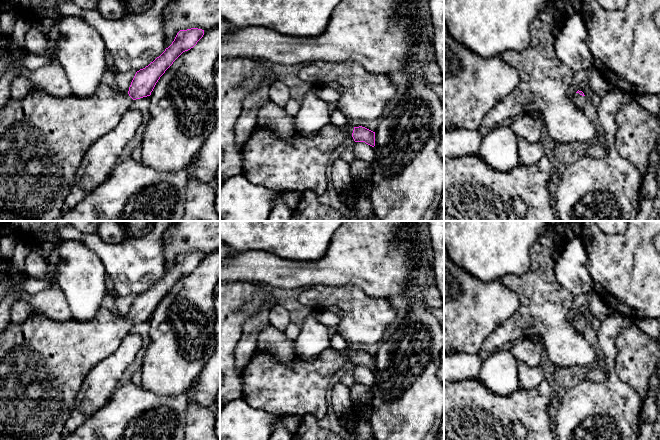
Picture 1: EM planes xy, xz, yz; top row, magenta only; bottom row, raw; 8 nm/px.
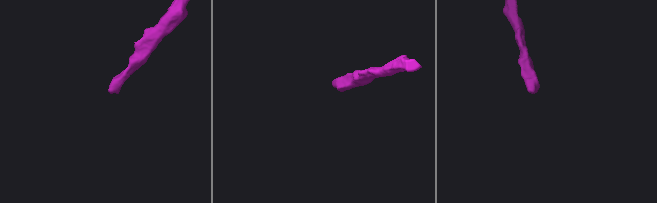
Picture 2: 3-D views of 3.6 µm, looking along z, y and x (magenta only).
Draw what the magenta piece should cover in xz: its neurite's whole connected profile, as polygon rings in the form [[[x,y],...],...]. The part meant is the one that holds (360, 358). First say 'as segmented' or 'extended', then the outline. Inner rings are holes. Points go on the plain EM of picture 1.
extended; [[[330,347],[311,361],[304,361],[296,356],[294,362],[288,366],[278,362],[270,352],[257,349],[240,374],[243,383],[242,398],[251,407],[269,413],[300,418],[310,414],[320,420],[327,413],[326,393],[330,379],[349,361],[355,366],[375,370],[375,356],[362,350],[336,350]]]

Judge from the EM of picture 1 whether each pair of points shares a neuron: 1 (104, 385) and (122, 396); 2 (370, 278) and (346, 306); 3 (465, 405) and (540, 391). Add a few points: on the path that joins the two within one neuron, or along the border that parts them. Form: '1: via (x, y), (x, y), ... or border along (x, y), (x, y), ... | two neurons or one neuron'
1: border along (119, 386), (99, 409) | two neurons
2: border along (337, 286), (356, 285), (367, 295), (382, 298) | two neurons
3: via (484, 405), (521, 405) | one neuron

